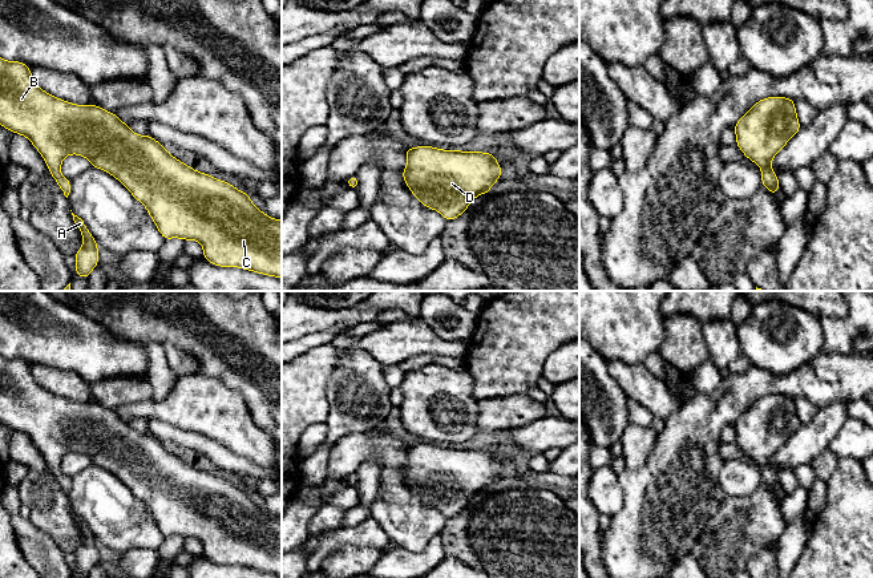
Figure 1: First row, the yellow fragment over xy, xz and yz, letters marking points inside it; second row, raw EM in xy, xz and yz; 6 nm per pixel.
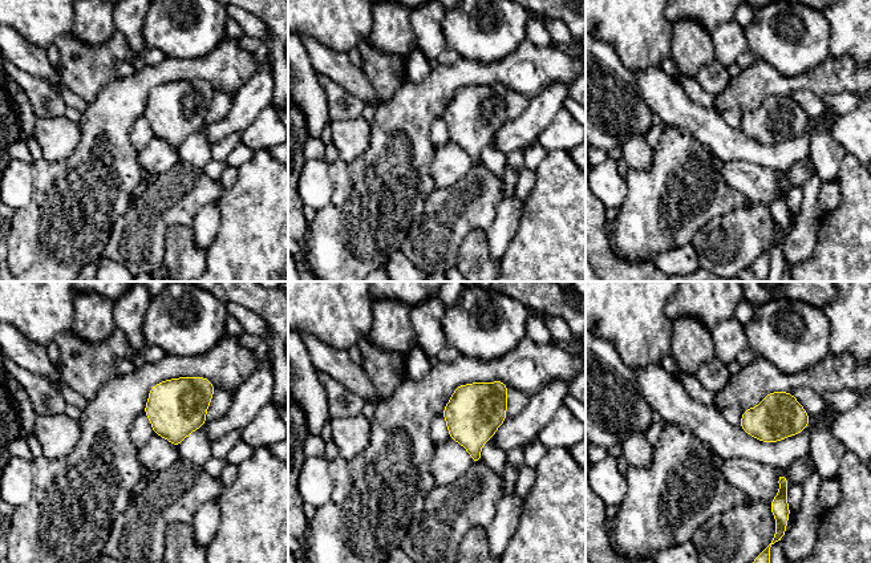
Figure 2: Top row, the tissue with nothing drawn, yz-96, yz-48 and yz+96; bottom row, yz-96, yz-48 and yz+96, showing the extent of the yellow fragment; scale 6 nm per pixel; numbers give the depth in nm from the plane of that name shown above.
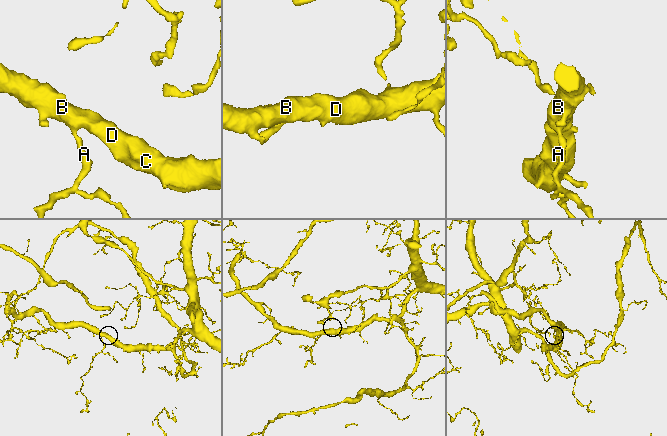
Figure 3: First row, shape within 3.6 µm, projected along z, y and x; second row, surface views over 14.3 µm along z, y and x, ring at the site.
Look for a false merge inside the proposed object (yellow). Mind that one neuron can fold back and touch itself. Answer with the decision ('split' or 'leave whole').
leave whole

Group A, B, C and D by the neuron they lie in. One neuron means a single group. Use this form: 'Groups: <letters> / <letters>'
Groups: A B C D

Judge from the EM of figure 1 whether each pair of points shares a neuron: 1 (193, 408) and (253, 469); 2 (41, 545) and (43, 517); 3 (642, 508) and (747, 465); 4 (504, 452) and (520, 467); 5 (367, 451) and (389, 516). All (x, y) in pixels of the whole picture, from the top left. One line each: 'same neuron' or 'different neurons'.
1: different neurons
2: different neurons
3: different neurons
4: same neuron
5: same neuron

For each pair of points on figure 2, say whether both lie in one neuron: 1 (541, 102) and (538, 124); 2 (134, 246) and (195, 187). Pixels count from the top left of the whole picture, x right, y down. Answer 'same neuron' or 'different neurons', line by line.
1: same neuron
2: same neuron

